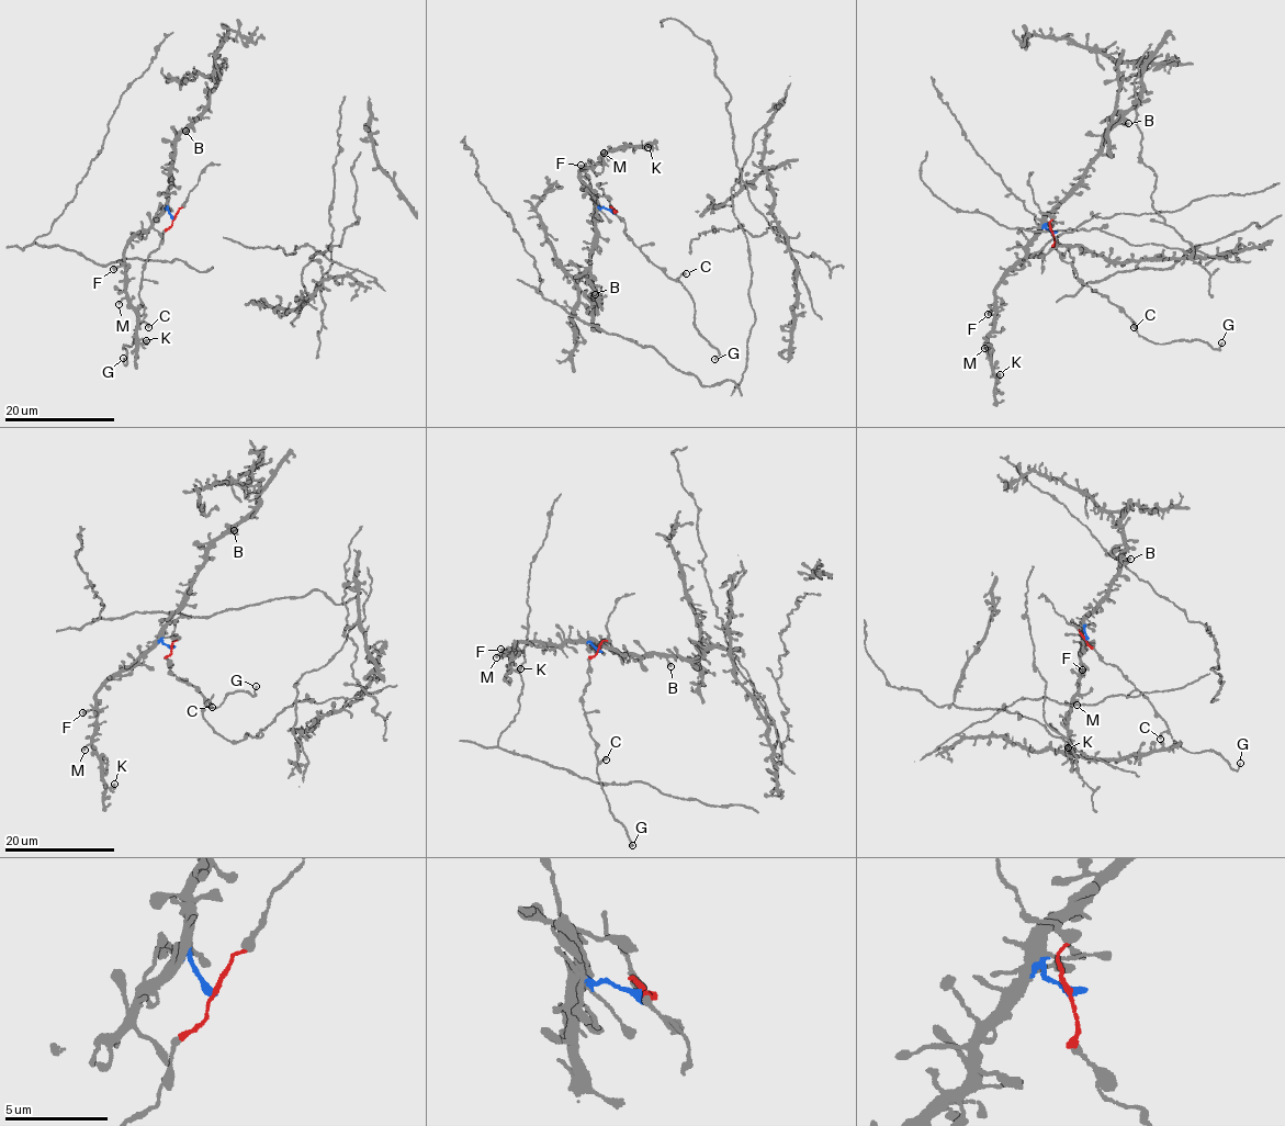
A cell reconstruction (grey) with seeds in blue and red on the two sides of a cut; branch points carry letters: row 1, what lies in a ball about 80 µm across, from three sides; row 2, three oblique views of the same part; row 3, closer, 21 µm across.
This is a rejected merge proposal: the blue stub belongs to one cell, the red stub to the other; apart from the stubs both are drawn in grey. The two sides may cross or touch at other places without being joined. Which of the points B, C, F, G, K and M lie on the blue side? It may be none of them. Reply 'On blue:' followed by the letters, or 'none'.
On blue: B, F, K, M

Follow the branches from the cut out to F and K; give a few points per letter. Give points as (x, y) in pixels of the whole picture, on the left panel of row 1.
F: (173, 218), (166, 210), (147, 229), (137, 231), (125, 249), (124, 262), (113, 269)
K: (173, 218), (166, 210), (125, 249), (125, 291), (137, 317), (137, 338), (146, 340)

